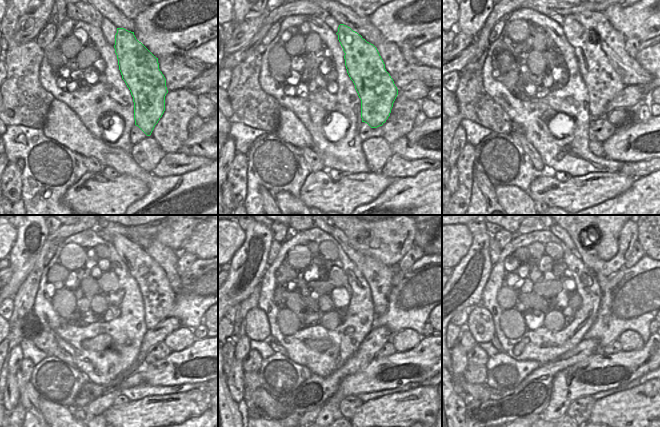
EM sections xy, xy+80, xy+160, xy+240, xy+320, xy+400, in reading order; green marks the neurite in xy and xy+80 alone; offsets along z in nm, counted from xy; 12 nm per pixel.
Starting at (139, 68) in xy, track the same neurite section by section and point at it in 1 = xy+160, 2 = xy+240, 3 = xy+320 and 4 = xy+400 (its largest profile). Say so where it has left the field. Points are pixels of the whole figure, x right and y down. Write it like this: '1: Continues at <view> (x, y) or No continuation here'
1: Continues at xy+160 (603, 83)
2: Continues at xy+240 (158, 298)
3: Continues at xy+320 (378, 276)
4: Continues at xy+400 (562, 235)

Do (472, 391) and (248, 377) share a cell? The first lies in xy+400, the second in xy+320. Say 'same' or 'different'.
different

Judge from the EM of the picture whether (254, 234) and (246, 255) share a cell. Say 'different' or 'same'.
same

